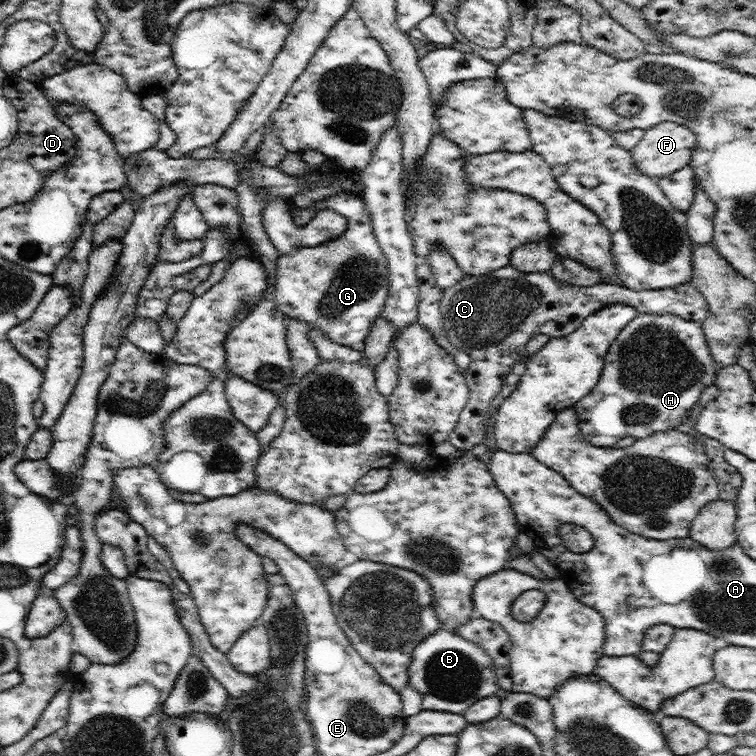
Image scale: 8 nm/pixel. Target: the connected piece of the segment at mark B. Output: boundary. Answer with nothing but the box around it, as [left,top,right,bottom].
[408,627,501,715]

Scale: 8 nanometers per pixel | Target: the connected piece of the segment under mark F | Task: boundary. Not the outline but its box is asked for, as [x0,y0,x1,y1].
[631,121,696,179]

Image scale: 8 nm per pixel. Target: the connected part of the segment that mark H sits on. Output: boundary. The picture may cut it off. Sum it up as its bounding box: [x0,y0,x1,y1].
[574,314,720,447]

